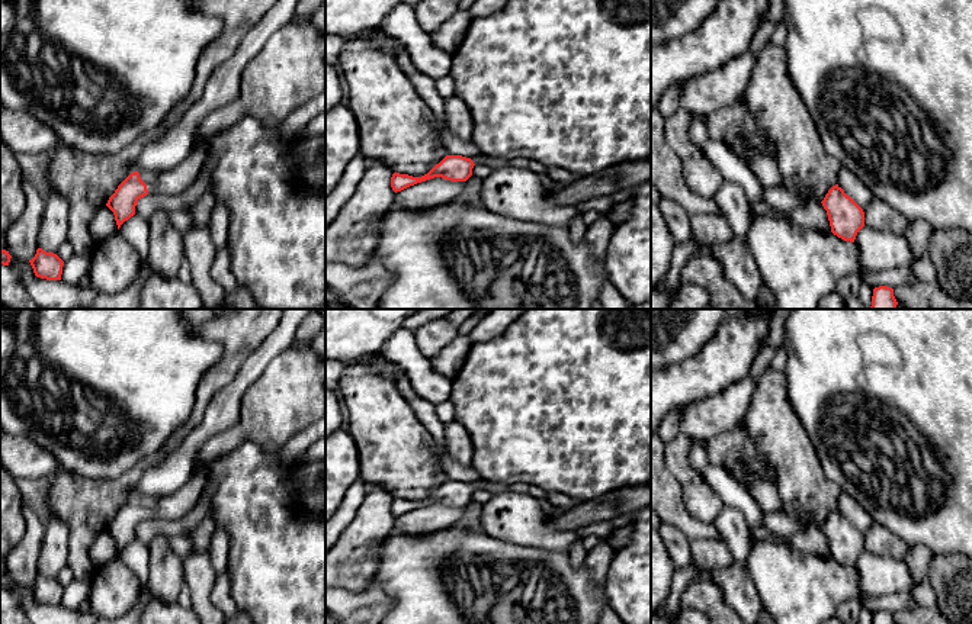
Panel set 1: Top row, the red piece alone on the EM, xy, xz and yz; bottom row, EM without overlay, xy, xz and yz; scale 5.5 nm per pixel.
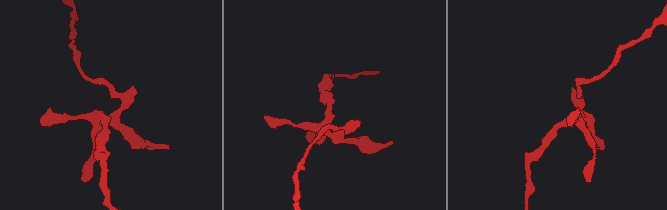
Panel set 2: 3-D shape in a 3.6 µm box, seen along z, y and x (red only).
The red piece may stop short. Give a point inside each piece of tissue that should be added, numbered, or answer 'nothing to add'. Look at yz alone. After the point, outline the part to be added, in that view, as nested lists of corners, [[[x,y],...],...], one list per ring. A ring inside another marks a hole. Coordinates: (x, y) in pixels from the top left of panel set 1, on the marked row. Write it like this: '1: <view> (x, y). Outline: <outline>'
nothing to add

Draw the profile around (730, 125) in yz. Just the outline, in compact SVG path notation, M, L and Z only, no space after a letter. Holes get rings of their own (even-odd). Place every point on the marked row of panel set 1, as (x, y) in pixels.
M747 99L703 116L703 123L709 138L721 141L732 152L742 154L741 141L745 139L748 149L773 157L769 141L758 132Z

